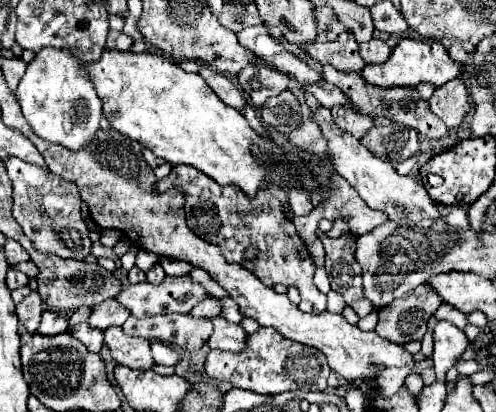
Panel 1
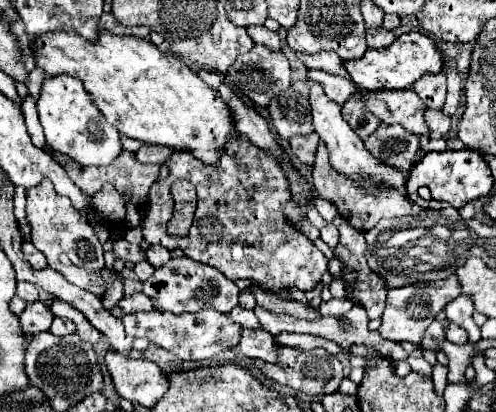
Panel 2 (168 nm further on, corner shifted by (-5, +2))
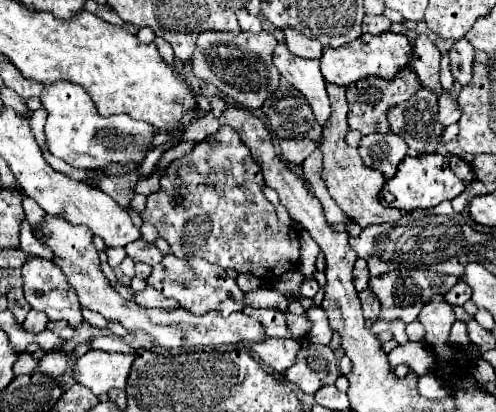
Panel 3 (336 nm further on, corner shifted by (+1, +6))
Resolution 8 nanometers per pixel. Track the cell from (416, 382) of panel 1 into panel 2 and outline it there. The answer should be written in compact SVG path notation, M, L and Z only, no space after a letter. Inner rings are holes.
M416 349L409 354L408 363L412 371L431 377L432 366L423 358L420 349Z

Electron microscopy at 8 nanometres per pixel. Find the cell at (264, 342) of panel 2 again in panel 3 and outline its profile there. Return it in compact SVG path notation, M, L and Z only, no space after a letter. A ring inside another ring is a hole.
M266 336L262 342L256 342L250 346L260 360L264 360L270 368L274 368L276 372L284 372L286 368L290 368L294 364L296 352L300 350L300 344L296 340L282 340L282 338L270 338Z

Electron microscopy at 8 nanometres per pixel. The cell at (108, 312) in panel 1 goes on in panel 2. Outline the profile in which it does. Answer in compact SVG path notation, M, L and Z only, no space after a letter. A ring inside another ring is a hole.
M138 292L138 294L132 294L132 296L124 296L122 300L120 300L120 306L122 306L122 310L126 310L126 312L150 312L150 310L154 310L156 306L154 306L154 302L152 302L152 298L148 298L146 294L142 294L142 292Z

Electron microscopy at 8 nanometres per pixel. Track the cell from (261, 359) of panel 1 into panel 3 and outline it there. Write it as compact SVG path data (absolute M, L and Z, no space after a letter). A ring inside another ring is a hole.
M312 344L302 348L296 356L294 368L284 372L284 380L296 384L302 392L314 394L318 388L326 384L334 384L340 376L336 356L328 346Z

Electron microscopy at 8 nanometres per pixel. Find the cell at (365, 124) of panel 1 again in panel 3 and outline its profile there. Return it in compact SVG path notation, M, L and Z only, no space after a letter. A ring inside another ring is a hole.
M406 68L402 70L394 80L382 80L382 78L366 78L360 82L354 82L352 86L346 88L348 96L348 126L352 130L358 130L360 134L370 134L370 132L388 132L388 120L386 120L386 110L394 104L400 104L414 96L420 90L420 84L416 80L416 74Z

